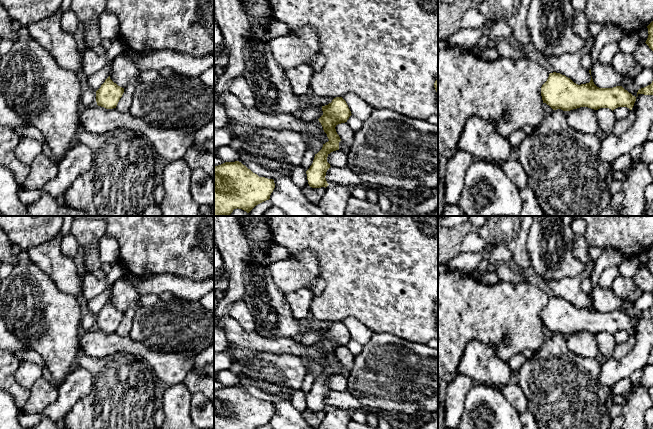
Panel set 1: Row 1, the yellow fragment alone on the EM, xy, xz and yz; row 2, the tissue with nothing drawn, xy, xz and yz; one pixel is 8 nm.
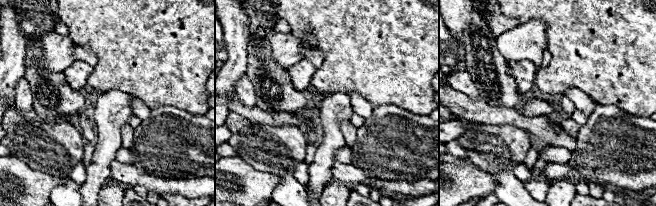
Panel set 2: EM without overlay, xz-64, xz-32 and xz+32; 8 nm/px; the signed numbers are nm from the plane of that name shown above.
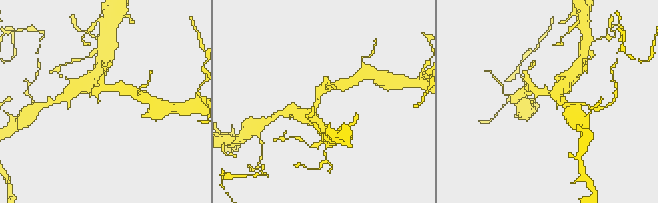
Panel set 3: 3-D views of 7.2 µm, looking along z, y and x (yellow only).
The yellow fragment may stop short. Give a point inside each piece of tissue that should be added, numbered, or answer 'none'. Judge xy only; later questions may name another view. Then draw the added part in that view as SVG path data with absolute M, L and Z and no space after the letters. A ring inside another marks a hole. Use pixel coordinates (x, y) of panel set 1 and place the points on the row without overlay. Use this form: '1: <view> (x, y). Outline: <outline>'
none

